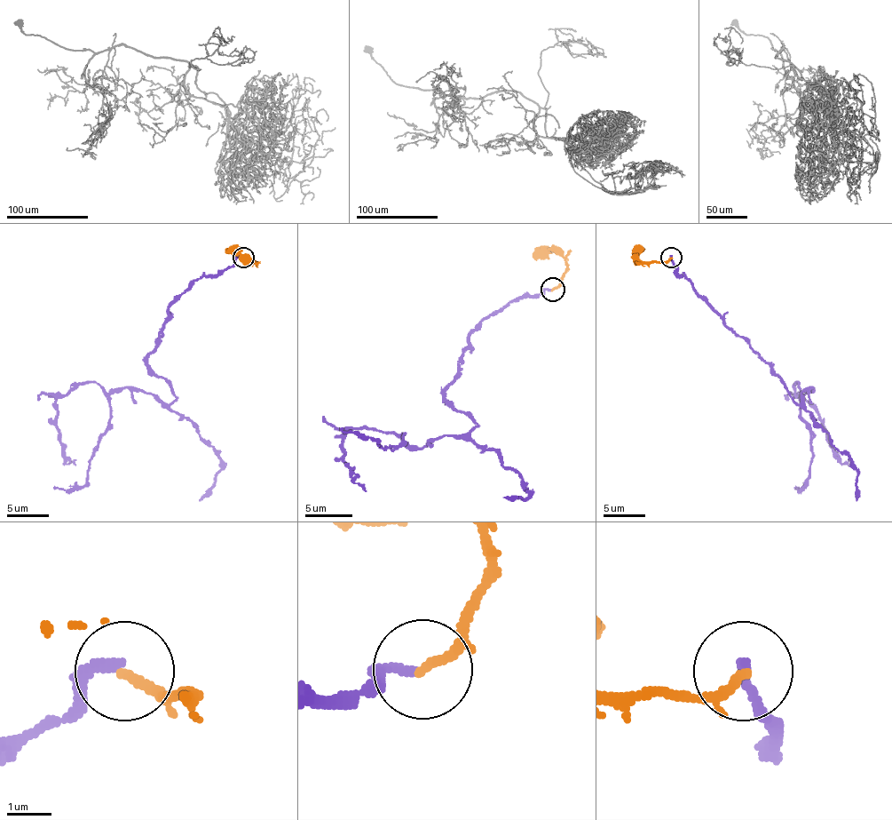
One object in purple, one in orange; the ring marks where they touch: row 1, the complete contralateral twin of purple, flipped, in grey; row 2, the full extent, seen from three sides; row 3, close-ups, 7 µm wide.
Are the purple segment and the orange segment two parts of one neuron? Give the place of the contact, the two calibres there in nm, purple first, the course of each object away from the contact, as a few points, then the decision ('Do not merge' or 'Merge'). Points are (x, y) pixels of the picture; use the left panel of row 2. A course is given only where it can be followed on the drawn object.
Place: (243, 258). Thickness 200 nm (purple) against 220 nm. Course of purple: (243, 257), (168, 309), (147, 363), (170, 403), (95, 383), (59, 397), (61, 456), (75, 460). Course of orange: (243, 257), (256, 261), (233, 255), (224, 249). Do not merge

